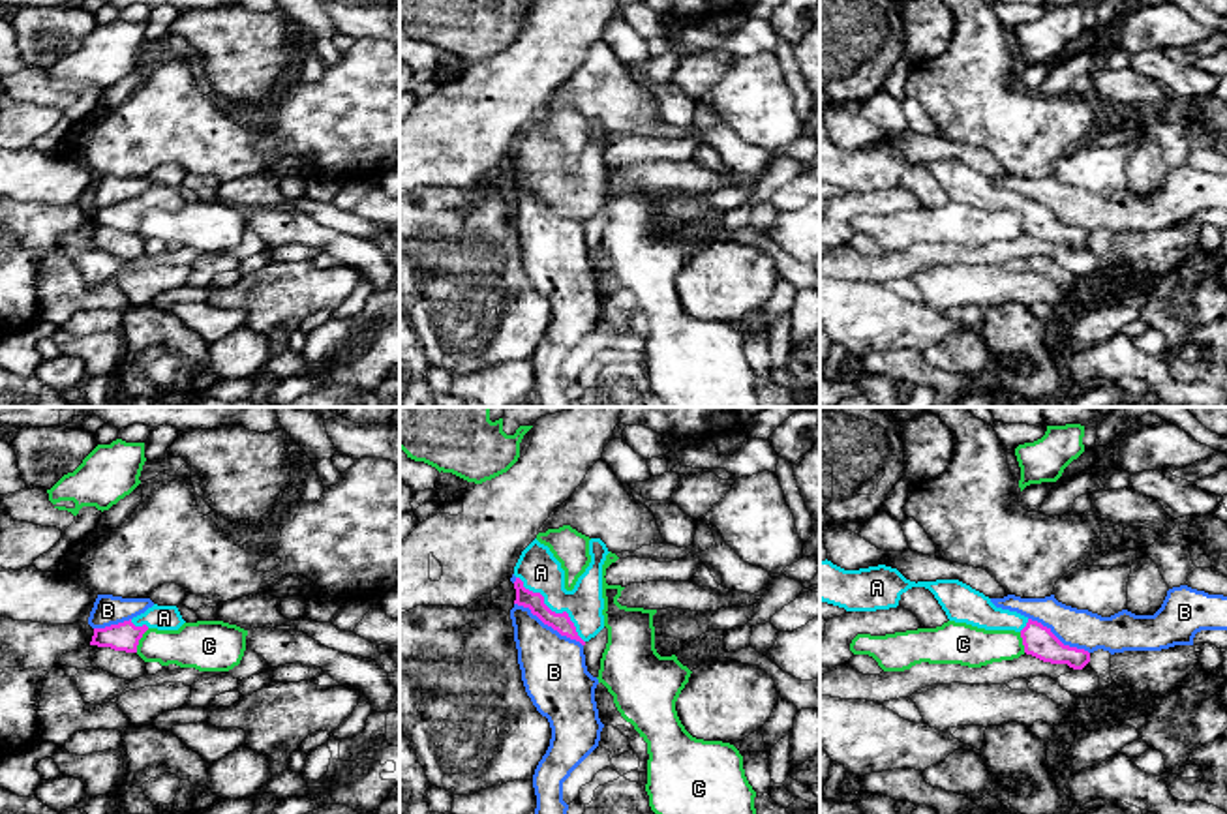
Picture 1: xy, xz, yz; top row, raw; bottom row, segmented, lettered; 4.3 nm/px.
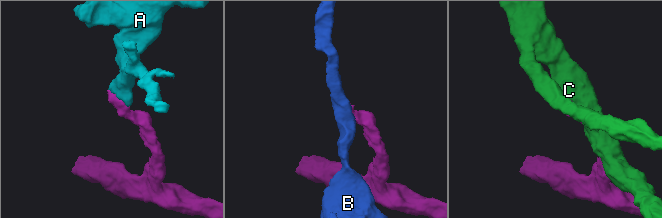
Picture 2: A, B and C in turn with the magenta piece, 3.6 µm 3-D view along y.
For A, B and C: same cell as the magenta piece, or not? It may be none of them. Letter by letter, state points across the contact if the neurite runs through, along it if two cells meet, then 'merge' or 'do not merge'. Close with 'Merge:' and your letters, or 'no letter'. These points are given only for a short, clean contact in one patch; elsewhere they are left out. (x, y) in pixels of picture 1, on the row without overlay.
A: across xz (524, 177), (539, 177), (554, 192), (541, 167), (541, 152) | merge
B: along xz (515, 182), (582, 226) | do not merge
C: do not merge
Merge: A

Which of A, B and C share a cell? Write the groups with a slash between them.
A / B / C

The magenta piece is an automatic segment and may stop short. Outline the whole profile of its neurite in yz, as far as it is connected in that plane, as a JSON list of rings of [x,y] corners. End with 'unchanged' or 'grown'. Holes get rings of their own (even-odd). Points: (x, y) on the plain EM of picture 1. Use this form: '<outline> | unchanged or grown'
[[[827,139],[820,141],[820,180],[846,191],[897,188],[901,174],[912,167],[929,169],[949,201],[1019,212],[1024,233],[1043,242],[1068,244],[1073,249],[1083,249],[1090,242],[1088,231],[1064,225],[1051,208],[1017,191],[996,188],[989,176],[959,159],[916,163],[886,144],[844,150]]] | grown

